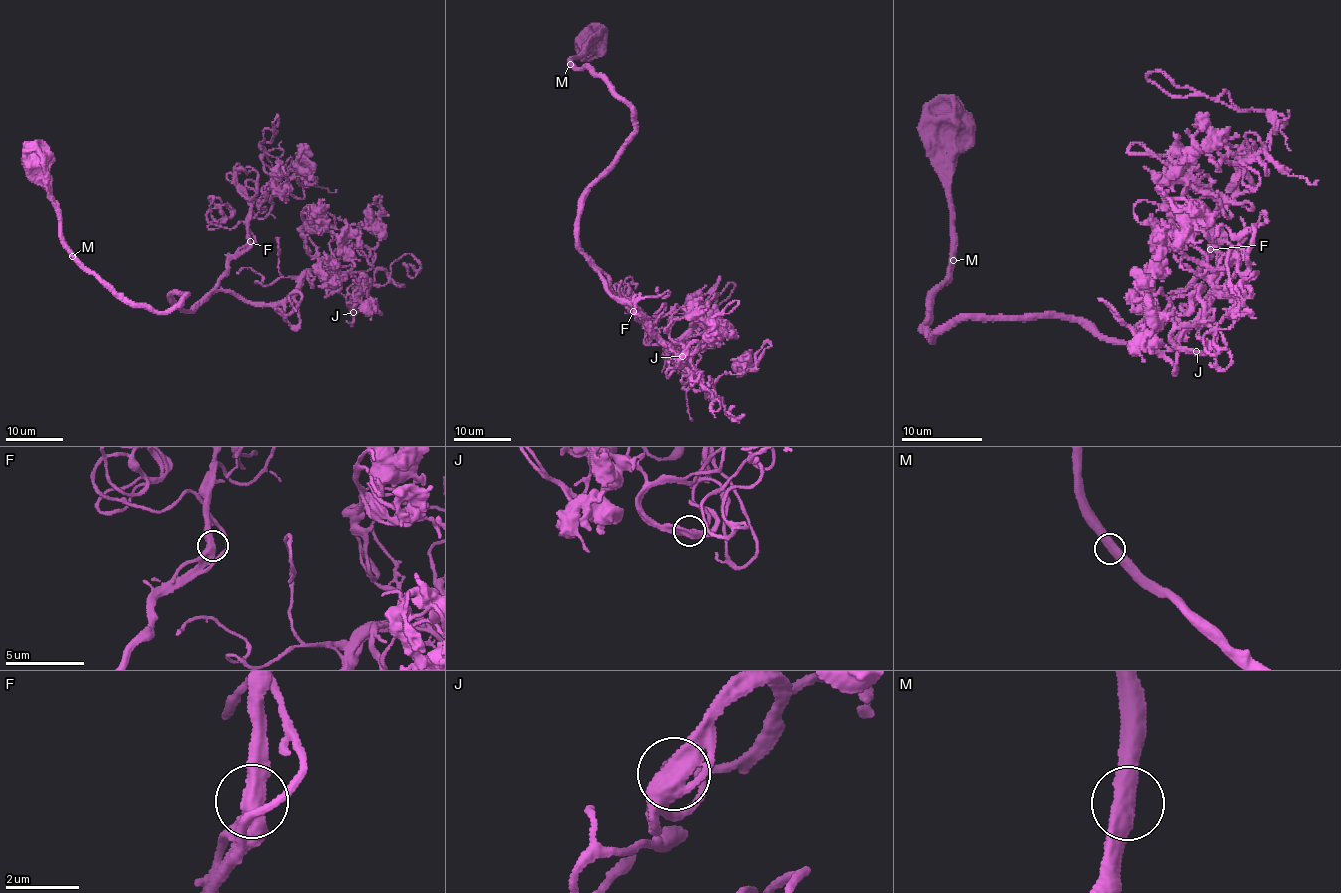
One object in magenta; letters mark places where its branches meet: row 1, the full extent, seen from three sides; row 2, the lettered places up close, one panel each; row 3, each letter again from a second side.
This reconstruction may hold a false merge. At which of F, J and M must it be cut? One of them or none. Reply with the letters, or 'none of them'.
none of them

